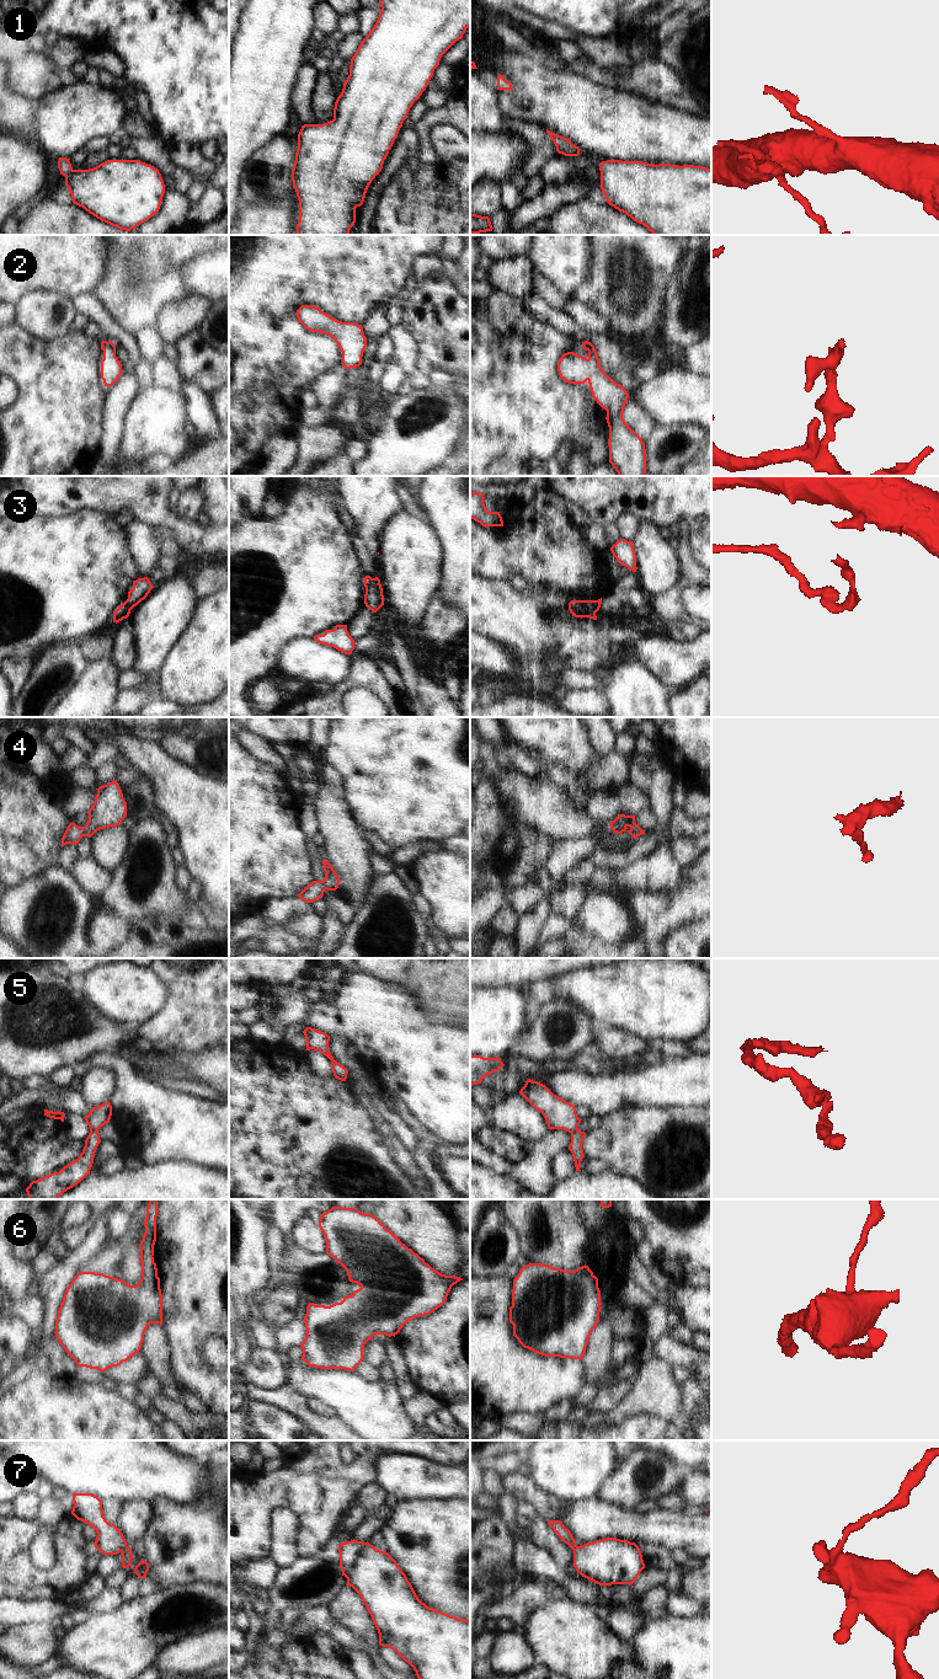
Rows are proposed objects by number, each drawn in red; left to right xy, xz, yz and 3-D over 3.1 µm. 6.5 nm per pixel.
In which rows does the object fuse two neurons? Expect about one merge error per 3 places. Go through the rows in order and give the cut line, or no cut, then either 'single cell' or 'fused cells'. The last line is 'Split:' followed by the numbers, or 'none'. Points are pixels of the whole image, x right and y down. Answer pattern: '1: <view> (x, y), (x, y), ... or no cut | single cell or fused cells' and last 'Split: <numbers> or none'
1: no cut | single cell
2: no cut | single cell
3: yz (577, 600), (597, 610) | fused cells
4: no cut | single cell
5: xy (96, 1129), (90, 1132) | fused cells
6: no cut | single cell
7: xz (368, 1543), (361, 1550), (353, 1567), (345, 1576) | fused cells
Split: 3, 5, 7

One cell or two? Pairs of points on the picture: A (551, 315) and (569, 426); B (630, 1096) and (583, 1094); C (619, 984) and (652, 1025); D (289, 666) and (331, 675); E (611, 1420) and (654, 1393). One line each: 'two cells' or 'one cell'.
A: two cells
B: one cell
C: one cell
D: one cell
E: one cell

